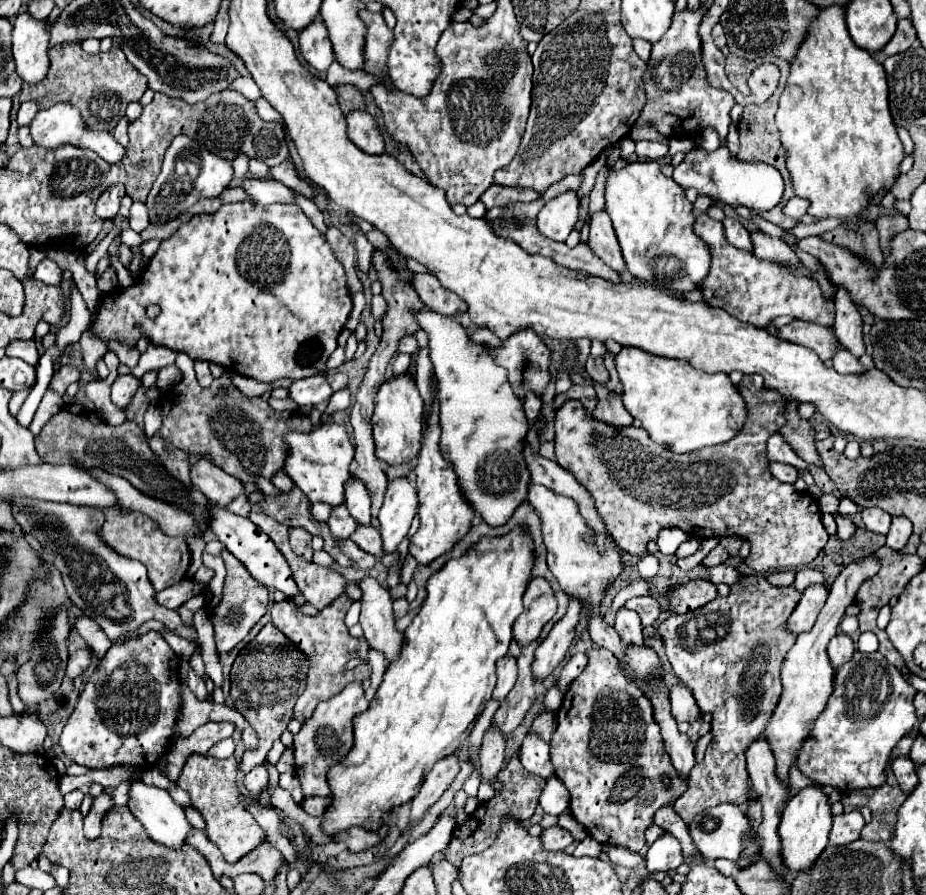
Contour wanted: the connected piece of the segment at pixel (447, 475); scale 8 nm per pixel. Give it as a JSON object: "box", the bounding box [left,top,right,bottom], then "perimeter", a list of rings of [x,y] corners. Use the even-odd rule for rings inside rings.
{"box":[409,401,473,565],"perimeter":[[[437,401],[435,409],[429,417],[429,427],[423,433],[423,443],[421,451],[417,455],[417,467],[415,467],[415,487],[419,495],[419,519],[421,527],[419,531],[411,537],[409,543],[409,553],[415,557],[417,563],[429,565],[433,559],[449,553],[469,531],[471,519],[473,519],[473,509],[461,495],[453,465],[447,463],[439,451],[439,421],[437,421]]]}

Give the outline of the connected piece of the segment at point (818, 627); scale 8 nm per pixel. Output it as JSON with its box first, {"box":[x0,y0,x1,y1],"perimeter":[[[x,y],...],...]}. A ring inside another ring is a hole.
{"box":[759,555,877,789],"perimeter":[[[869,555],[861,561],[853,561],[851,565],[847,565],[841,571],[841,575],[831,585],[829,599],[817,619],[815,627],[797,637],[795,645],[789,649],[789,653],[781,665],[783,693],[773,711],[773,717],[769,719],[765,731],[759,735],[759,739],[765,739],[769,743],[771,753],[775,757],[775,765],[777,765],[775,775],[787,789],[789,789],[789,769],[797,761],[797,753],[799,753],[801,745],[809,737],[813,723],[825,709],[827,699],[833,691],[833,667],[831,667],[831,661],[827,655],[827,643],[831,641],[831,637],[835,637],[837,627],[843,619],[843,613],[855,599],[861,581],[865,581],[865,577],[871,577],[871,573],[877,573],[877,559],[873,555]]]}

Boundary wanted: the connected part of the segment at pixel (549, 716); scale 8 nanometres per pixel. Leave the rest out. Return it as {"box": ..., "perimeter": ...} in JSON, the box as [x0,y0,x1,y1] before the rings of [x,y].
{"box":[531,711,557,741],"perimeter":[[[541,711],[541,713],[535,717],[533,725],[531,725],[531,729],[537,731],[539,735],[543,735],[545,741],[551,739],[555,727],[557,727],[557,721],[555,721],[555,713],[553,713],[553,711]]]}

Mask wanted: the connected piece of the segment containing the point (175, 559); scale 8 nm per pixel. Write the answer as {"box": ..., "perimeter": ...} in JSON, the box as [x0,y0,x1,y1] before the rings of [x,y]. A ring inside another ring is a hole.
{"box":[103,509,191,589],"perimeter":[[[105,509],[105,525],[103,525],[103,541],[117,549],[121,555],[129,559],[137,559],[147,567],[147,577],[155,589],[165,589],[177,581],[181,581],[187,573],[187,567],[191,563],[191,551],[183,537],[169,537],[165,535],[159,525],[143,515],[143,513],[127,513],[121,515],[121,509]]]}

